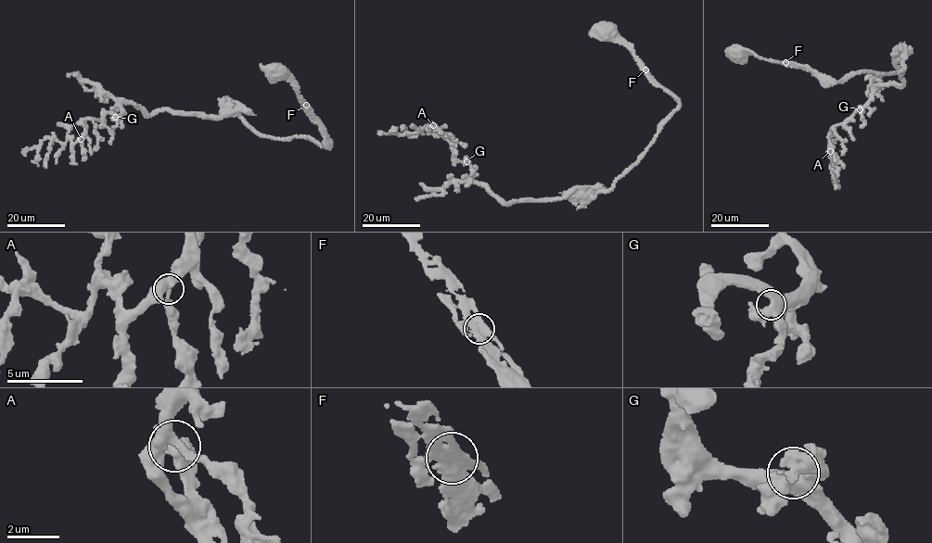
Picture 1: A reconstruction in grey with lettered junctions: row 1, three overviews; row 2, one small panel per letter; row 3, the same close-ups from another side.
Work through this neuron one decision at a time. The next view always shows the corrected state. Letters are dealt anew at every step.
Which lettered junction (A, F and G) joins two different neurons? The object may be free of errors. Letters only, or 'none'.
none

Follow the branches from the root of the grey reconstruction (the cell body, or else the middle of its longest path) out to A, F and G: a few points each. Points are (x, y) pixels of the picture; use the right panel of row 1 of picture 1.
A: (735, 54), (838, 82), (896, 73), (904, 56), (895, 64), (901, 85), (880, 86), (834, 127), (830, 151)
F: (735, 54), (747, 50), (771, 61), (786, 62)
G: (735, 54), (838, 82), (896, 73), (904, 56), (895, 64), (901, 85), (880, 86), (860, 109)

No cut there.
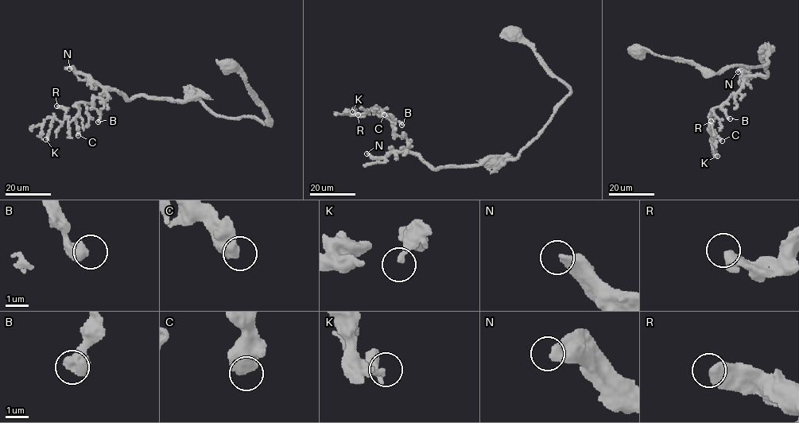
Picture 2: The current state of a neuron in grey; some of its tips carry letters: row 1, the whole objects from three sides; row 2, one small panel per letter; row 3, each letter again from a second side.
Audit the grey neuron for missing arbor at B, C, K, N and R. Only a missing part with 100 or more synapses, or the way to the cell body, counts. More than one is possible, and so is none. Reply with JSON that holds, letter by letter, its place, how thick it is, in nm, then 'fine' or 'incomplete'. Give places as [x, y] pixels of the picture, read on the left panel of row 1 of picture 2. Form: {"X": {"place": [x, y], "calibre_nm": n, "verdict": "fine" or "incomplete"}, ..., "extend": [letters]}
{"B": {"place": [98, 122], "calibre_nm": 600, "verdict": "fine"}, "C": {"place": [78, 135], "calibre_nm": 600, "verdict": "fine"}, "K": {"place": [45, 139], "calibre_nm": 200, "verdict": "fine"}, "N": {"place": [69, 68], "calibre_nm": 420, "verdict": "incomplete"}, "R": {"place": [56, 106], "calibre_nm": 550, "verdict": "fine"}, "extend": ["N"]}

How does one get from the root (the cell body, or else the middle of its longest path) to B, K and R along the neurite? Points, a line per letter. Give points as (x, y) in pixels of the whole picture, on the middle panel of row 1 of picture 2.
B: (510, 33), (531, 47), (569, 89), (550, 121), (515, 158), (432, 168), (397, 135), (394, 122), (401, 125)
K: (510, 33), (569, 89), (515, 158), (432, 168), (409, 151), (379, 108), (352, 111)
R: (510, 33), (569, 89), (515, 158), (432, 168), (409, 151), (379, 108), (358, 114)

